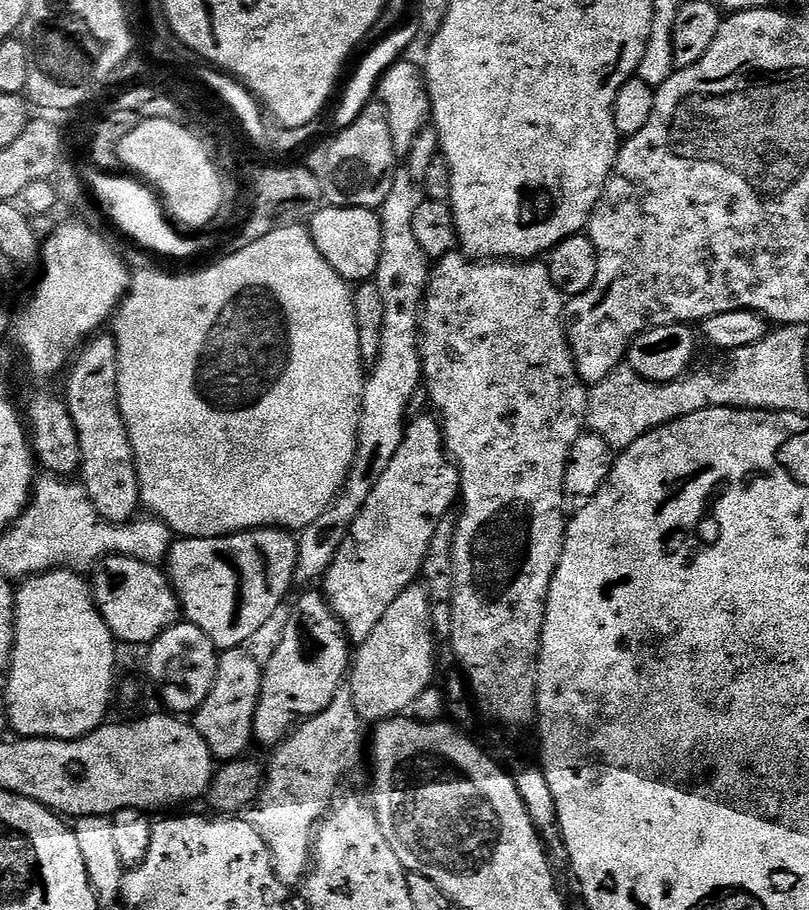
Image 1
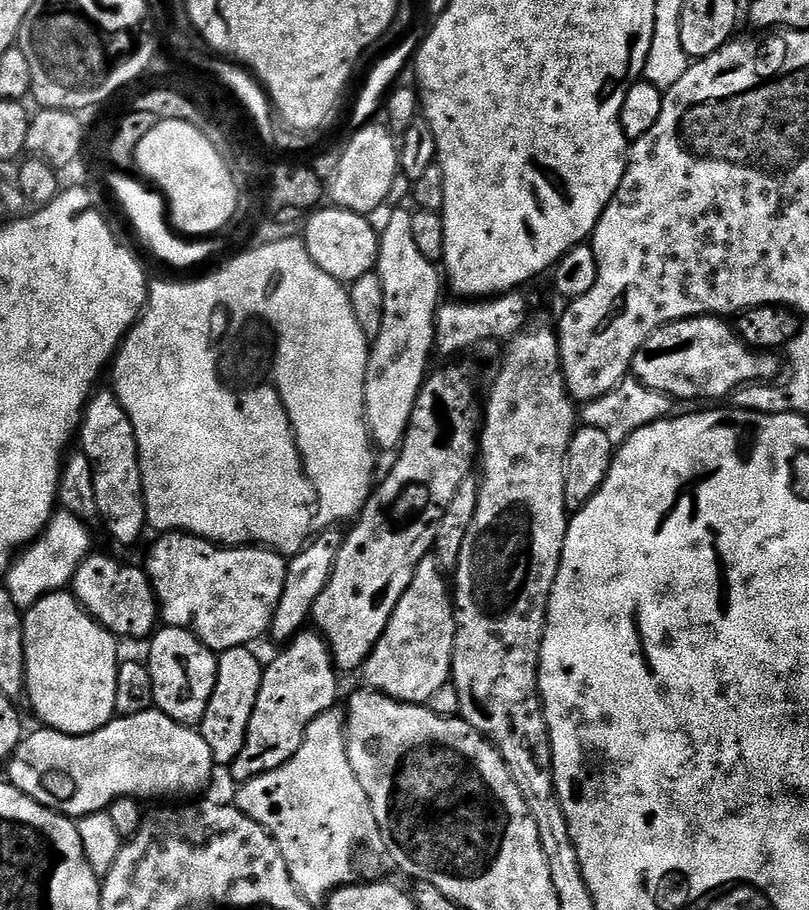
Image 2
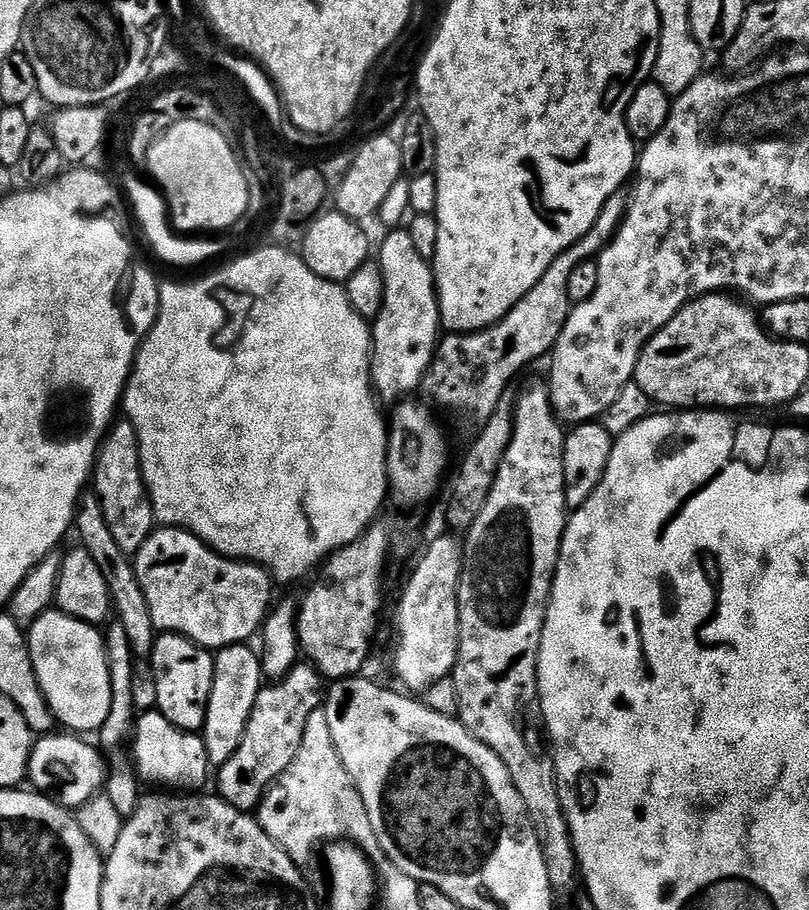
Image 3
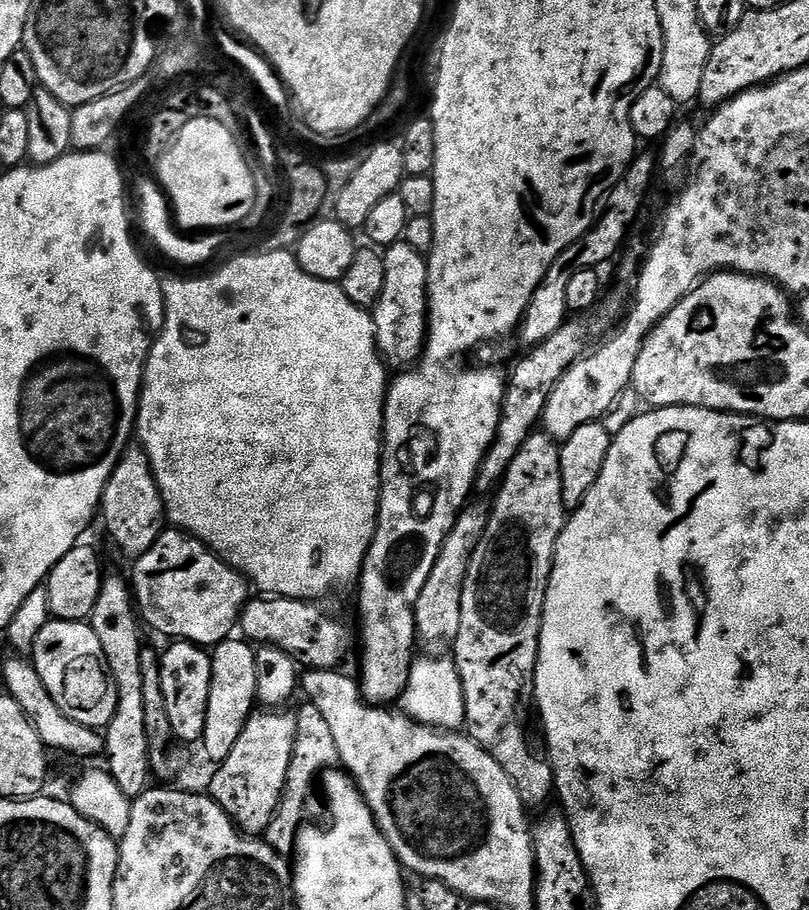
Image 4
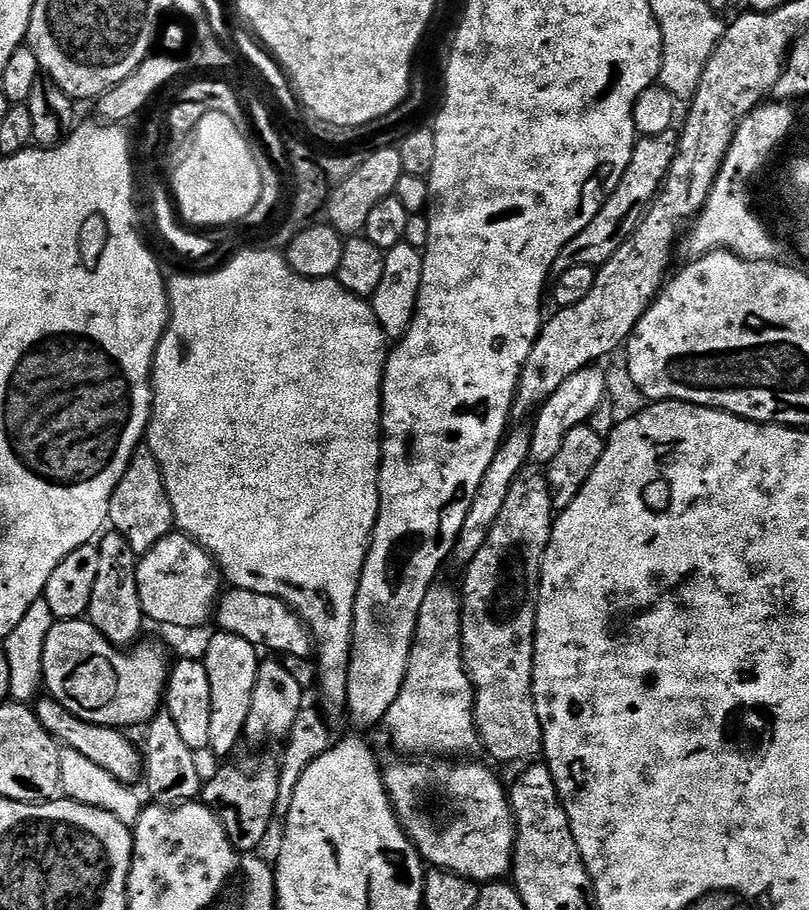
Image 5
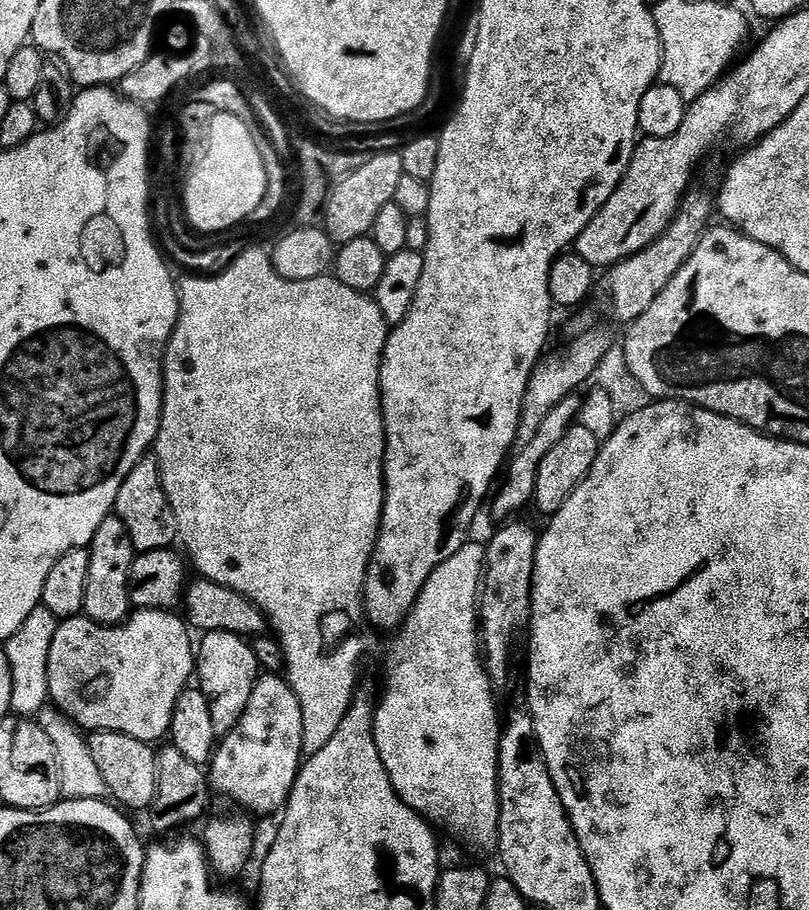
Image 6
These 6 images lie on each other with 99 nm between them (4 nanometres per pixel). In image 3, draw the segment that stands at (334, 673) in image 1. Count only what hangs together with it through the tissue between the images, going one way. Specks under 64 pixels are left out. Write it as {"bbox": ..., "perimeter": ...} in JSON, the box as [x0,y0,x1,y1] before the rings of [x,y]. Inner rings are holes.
{"bbox":[218,662,325,813],"perimeter":[[[308,662],[297,664],[281,680],[265,683],[254,702],[254,710],[246,722],[246,734],[242,738],[238,750],[225,764],[219,765],[220,789],[218,789],[218,795],[220,799],[225,800],[240,812],[251,813],[253,810],[259,809],[273,782],[284,773],[286,766],[290,766],[290,762],[294,762],[294,758],[298,754],[298,746],[302,746],[306,722],[309,720],[310,714],[321,711],[325,695],[324,677],[315,666]]]}

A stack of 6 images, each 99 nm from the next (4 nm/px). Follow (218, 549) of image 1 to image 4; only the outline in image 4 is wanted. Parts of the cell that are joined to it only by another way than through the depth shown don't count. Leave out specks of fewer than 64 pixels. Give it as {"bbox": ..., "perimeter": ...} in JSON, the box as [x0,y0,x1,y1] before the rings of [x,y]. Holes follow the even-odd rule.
{"bbox":[130,530,250,646],"perimeter":[[[165,530],[158,542],[154,542],[154,546],[150,546],[150,550],[146,550],[146,554],[142,554],[140,559],[135,561],[133,568],[136,569],[133,570],[132,576],[130,575],[130,587],[139,615],[147,627],[149,624],[154,631],[161,632],[164,636],[172,636],[168,638],[201,646],[218,645],[237,631],[240,615],[250,599],[249,581],[216,553],[211,552],[201,540],[179,530]]]}

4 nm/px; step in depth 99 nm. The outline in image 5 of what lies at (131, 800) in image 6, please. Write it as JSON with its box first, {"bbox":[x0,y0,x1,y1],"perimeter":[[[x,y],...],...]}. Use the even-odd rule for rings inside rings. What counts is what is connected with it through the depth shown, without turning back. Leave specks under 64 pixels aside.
{"bbox":[34,694,144,786],"perimeter":[[[44,694],[35,701],[34,711],[38,722],[42,722],[44,729],[56,737],[63,747],[76,750],[78,754],[83,754],[88,761],[94,762],[106,774],[118,778],[118,782],[129,786],[136,786],[141,783],[144,775],[144,758],[139,747],[132,745],[131,740],[121,729],[102,726],[101,724],[91,724],[82,718],[72,716],[64,711],[64,707],[57,702],[53,696]]]}

